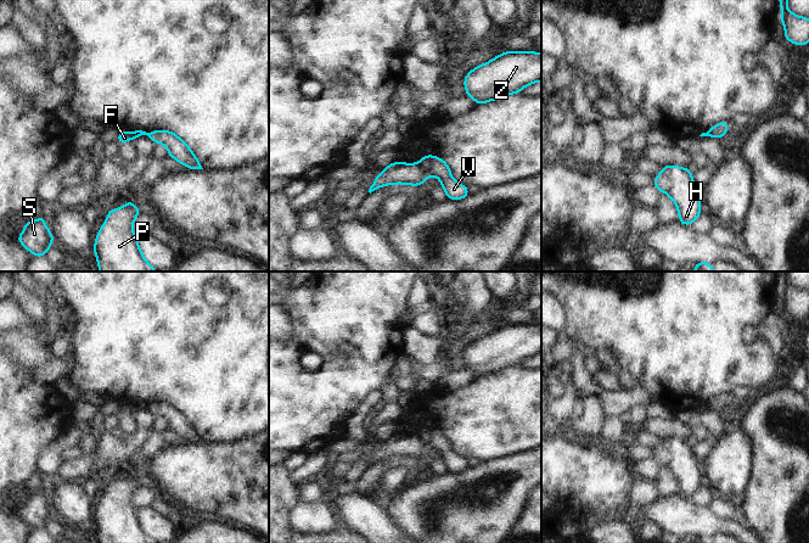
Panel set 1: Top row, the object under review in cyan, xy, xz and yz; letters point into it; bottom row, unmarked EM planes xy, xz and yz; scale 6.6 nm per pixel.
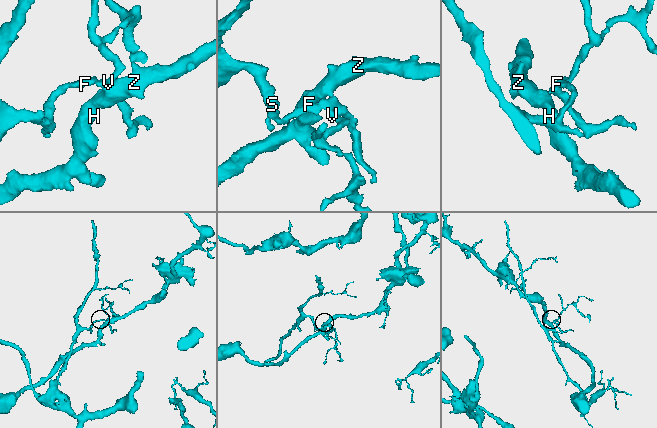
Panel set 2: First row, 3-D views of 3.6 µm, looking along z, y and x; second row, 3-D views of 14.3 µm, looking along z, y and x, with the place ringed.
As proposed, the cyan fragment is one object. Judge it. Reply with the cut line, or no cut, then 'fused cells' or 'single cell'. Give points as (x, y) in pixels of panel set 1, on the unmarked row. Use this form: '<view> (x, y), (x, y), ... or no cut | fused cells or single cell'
xz (419, 435), (427, 443), (428, 448) | fused cells

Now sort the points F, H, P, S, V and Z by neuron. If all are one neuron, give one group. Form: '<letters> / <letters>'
F S / H P V Z

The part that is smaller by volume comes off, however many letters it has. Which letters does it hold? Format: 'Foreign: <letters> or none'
Foreign: F, S

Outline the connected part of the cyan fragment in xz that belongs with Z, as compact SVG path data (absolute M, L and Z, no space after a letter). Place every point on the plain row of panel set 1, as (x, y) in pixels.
M505 324L470 343L464 359L468 370L483 377L538 354L541 354L541 325Z

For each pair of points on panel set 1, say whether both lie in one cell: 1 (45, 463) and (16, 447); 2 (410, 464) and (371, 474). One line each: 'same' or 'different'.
1: different
2: same

